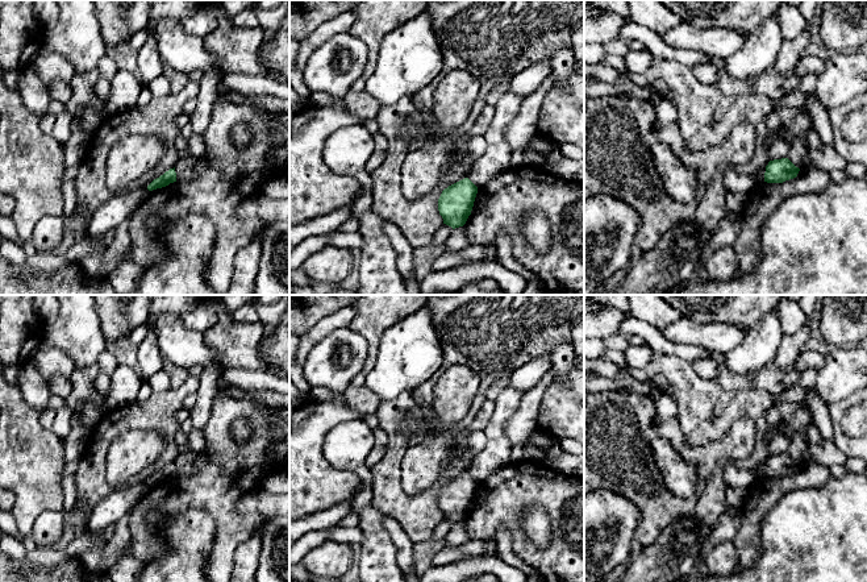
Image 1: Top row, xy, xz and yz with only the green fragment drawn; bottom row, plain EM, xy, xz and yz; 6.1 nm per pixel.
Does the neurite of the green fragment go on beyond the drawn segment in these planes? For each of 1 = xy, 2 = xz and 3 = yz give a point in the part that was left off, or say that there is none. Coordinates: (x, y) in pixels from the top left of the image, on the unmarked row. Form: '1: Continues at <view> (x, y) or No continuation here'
1: No continuation here
2: No continuation here
3: No continuation here

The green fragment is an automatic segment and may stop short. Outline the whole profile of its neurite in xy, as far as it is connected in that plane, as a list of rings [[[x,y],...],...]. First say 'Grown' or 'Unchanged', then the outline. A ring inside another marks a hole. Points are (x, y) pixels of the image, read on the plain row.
Unchanged. [[[175,462],[170,463],[168,466],[166,466],[163,470],[161,470],[159,473],[154,474],[149,481],[147,485],[153,486],[157,483],[162,483],[168,481],[170,478],[176,477],[176,467],[175,467]]]

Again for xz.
Unchanged. [[[464,473],[445,483],[438,494],[438,506],[443,519],[453,524],[463,521],[471,510],[478,482]]]

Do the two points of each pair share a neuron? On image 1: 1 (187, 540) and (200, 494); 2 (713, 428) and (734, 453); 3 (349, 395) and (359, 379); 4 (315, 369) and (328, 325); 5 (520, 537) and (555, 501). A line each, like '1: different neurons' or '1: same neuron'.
1: different neurons
2: different neurons
3: different neurons
4: different neurons
5: same neuron

